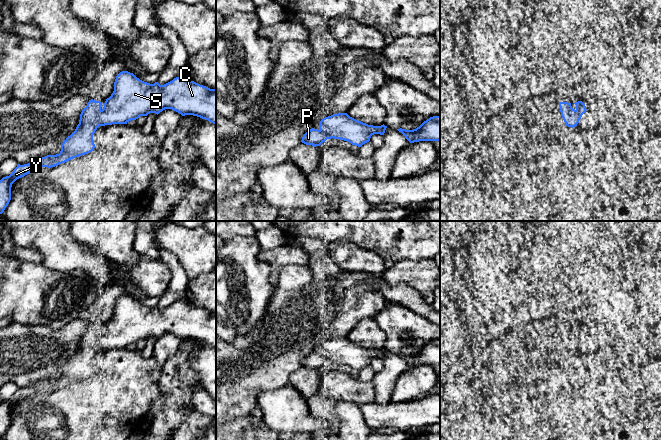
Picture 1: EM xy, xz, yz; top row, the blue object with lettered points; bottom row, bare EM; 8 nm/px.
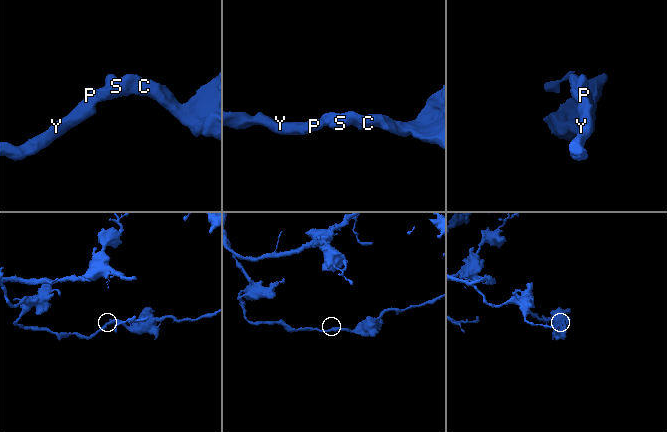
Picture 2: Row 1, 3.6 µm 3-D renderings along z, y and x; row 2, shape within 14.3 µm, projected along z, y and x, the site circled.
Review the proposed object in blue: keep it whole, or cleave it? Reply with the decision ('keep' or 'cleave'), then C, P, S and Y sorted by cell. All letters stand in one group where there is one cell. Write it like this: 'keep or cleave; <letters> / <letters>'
keep; C P S Y

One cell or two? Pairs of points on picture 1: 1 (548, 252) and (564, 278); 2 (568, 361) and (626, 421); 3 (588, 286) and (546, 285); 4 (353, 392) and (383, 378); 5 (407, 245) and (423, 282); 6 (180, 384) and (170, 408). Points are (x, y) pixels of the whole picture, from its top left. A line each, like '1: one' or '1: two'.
1: two
2: one
3: two
4: two
5: two
6: one

